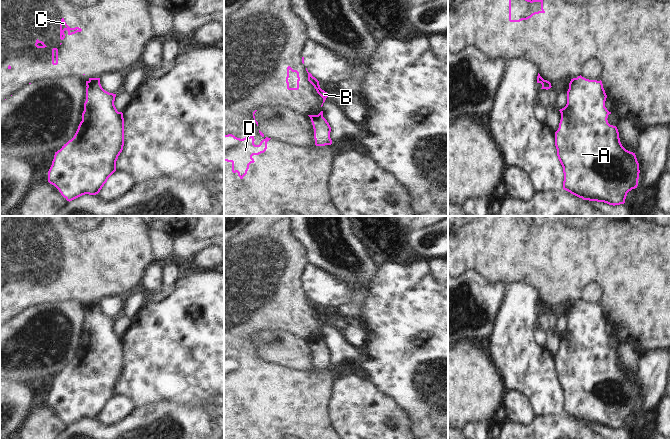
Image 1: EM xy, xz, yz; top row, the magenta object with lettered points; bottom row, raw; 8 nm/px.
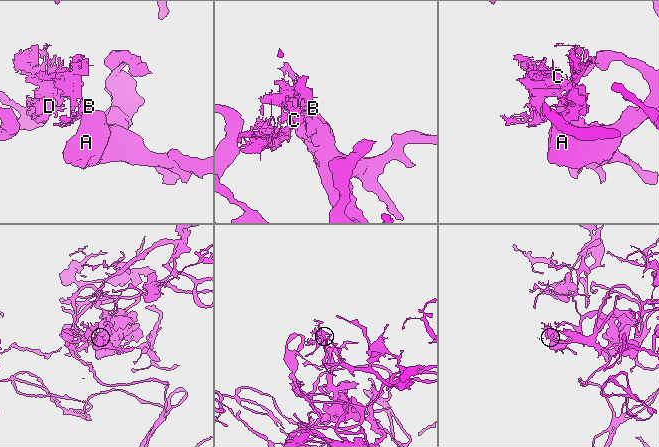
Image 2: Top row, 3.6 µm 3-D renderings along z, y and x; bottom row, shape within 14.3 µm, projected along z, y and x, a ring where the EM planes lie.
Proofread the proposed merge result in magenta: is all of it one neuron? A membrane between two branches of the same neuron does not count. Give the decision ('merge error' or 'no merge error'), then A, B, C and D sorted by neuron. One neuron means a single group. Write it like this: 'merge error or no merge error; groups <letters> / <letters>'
merge error; groups A / B C D

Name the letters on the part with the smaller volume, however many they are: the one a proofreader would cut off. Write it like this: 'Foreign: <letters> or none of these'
Foreign: B, C, D

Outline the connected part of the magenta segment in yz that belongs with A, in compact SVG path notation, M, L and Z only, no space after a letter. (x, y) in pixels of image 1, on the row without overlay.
M581 299L578 300L573 309L569 310L566 330L559 334L561 344L555 356L555 370L563 391L563 413L583 424L604 426L615 430L624 428L627 417L637 412L640 394L635 377L622 370L617 351L608 347L607 342L611 336L605 331L606 322L601 304L589 304Z

